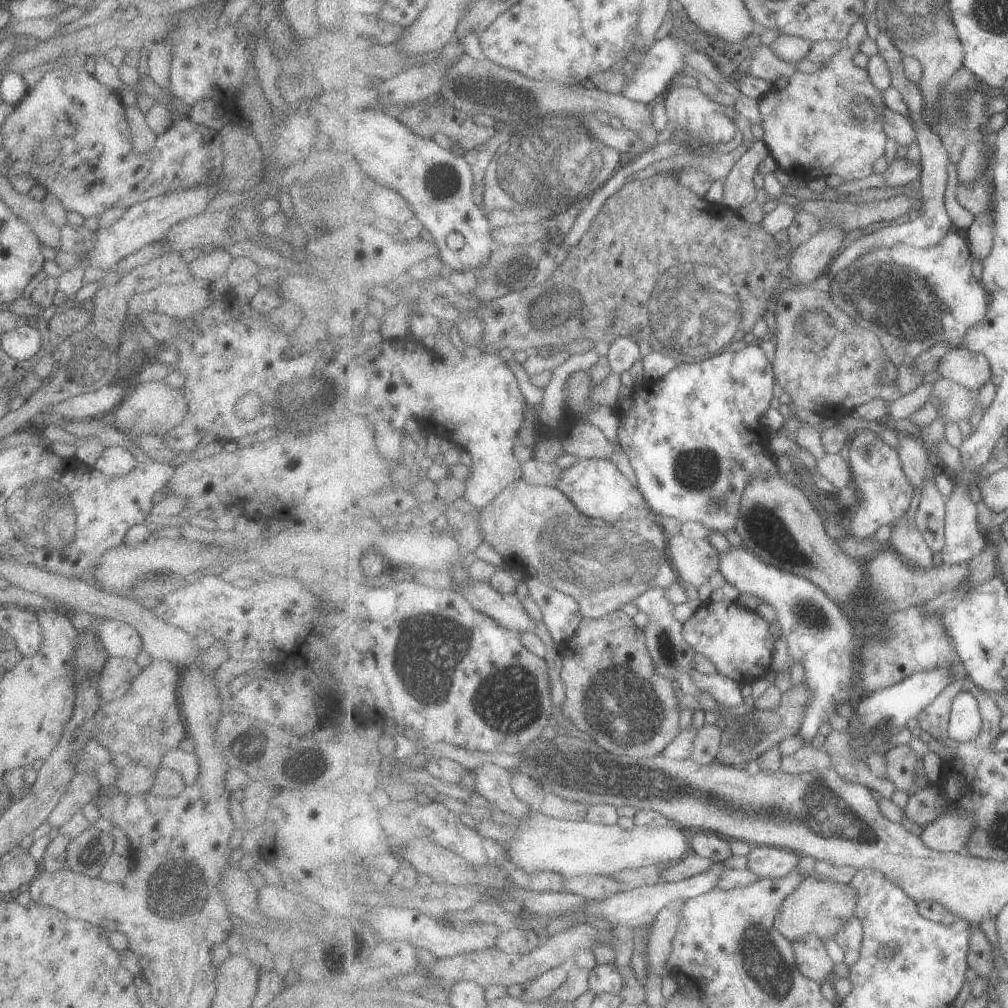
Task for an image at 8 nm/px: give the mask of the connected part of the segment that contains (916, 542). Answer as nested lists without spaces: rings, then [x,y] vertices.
[[[907,516],[894,525],[895,529],[889,537],[904,563],[918,571],[930,571],[935,568],[934,552],[928,545],[924,534],[917,528],[916,518],[908,522]]]

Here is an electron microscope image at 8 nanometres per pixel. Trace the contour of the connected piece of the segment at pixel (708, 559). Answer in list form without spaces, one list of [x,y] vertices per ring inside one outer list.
[[[678,532],[668,538],[668,544],[673,566],[684,588],[689,586],[697,590],[706,586],[722,568],[720,552],[707,536],[692,539]]]

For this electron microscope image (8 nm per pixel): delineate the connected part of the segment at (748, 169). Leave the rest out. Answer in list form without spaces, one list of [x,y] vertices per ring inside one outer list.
[[[758,141],[736,163],[725,181],[725,191],[722,203],[732,210],[739,211],[744,206],[750,206],[758,198],[756,188],[756,174],[764,160],[773,156],[770,145],[765,141]]]

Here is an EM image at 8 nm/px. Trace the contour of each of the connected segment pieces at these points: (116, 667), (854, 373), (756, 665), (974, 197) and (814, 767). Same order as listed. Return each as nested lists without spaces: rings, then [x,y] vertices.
[[[110,657],[98,682],[102,699],[106,701],[121,697],[128,690],[132,680],[139,676],[140,670],[141,667],[134,661]]]
[[[821,286],[806,287],[805,289],[783,288],[778,293],[774,303],[777,311],[777,358],[774,362],[777,383],[784,392],[790,393],[792,401],[800,404],[798,408],[812,411],[824,420],[840,420],[844,416],[850,416],[858,406],[868,404],[880,396],[886,401],[896,401],[902,398],[900,386],[897,382],[892,385],[884,385],[881,374],[888,363],[894,363],[889,356],[881,334],[862,328],[846,310],[842,310],[838,304],[830,302],[830,292]]]
[[[738,600],[704,604],[684,623],[684,634],[697,652],[712,661],[720,673],[741,685],[764,678],[772,669],[771,664],[777,661],[773,654],[778,638],[774,636],[774,630],[770,632],[770,622],[760,618],[757,612],[746,610]]]
[[[987,170],[981,175],[975,188],[970,191],[959,183],[957,201],[975,217],[994,211],[997,207],[997,186],[994,177],[990,177]]]
[[[807,744],[796,753],[785,756],[782,760],[782,771],[794,774],[804,774],[832,768],[833,762],[825,749],[814,749]]]

